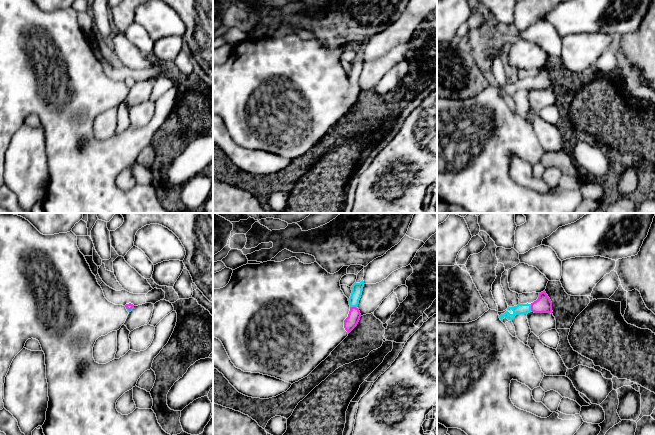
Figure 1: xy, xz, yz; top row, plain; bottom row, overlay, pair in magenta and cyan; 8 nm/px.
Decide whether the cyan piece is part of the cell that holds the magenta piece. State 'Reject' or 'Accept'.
Accept

